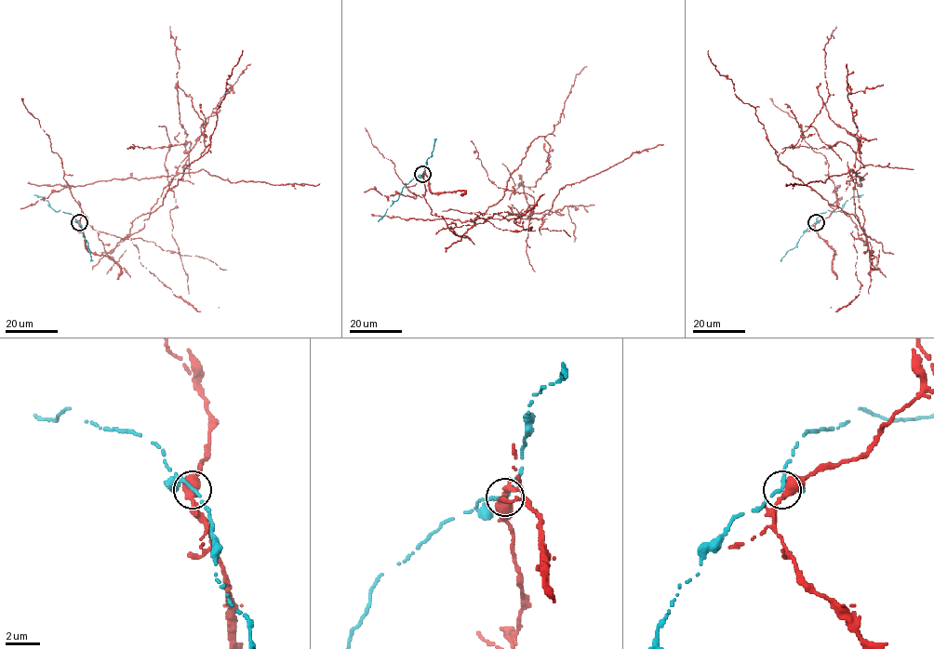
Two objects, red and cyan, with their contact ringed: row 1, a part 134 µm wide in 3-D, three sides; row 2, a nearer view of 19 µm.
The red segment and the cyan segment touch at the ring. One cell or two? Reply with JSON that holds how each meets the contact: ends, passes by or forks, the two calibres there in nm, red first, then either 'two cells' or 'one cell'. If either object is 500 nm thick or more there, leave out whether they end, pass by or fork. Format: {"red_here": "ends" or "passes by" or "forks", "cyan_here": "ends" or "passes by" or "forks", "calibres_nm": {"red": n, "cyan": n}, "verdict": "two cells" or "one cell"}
{"red_here": "passes by", "cyan_here": "forks", "calibres_nm": {"red": 440, "cyan": 170}, "verdict": "two cells"}

